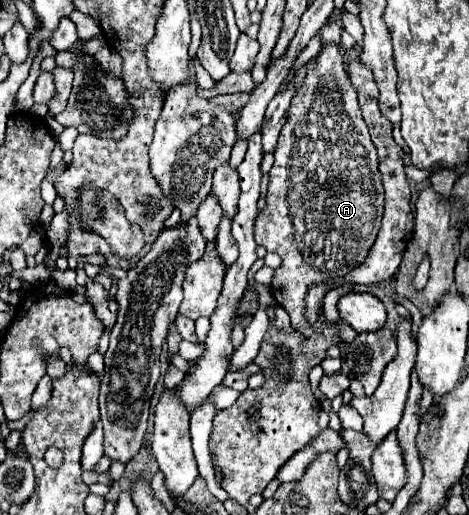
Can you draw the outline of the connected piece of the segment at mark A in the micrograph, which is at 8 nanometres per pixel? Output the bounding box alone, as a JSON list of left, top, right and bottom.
[255,23,385,337]

